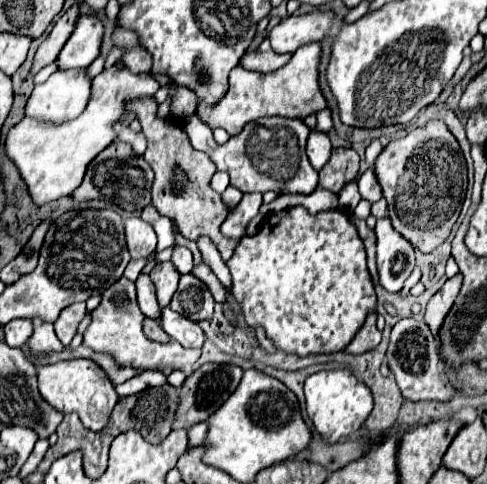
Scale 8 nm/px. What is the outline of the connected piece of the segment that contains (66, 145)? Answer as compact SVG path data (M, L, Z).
M111 67L93 79L89 103L77 119L61 125L45 125L23 117L15 127L11 127L5 141L5 155L19 169L33 203L43 205L71 195L73 189L81 185L89 161L115 141L111 125L123 117L125 101L141 95L155 95L157 89L159 83L153 75L133 75L129 69Z

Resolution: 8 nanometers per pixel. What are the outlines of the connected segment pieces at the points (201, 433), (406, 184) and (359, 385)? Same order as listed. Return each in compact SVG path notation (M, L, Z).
M207 421L193 425L193 427L191 427L191 431L189 431L189 441L191 441L191 447L193 447L193 445L203 443L203 441L205 441L205 437L207 437L207 431L209 431Z
M429 121L403 139L391 141L375 161L375 173L387 199L389 219L423 253L439 247L451 233L467 191L467 165L459 141L443 121Z
M347 369L313 373L305 381L305 399L307 399L307 415L313 421L315 431L327 437L329 443L345 441L347 437L357 433L363 427L369 413L373 411L371 389Z

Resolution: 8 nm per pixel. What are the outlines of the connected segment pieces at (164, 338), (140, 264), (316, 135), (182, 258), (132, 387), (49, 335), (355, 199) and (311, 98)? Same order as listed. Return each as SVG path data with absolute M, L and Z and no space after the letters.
M147 319L145 323L143 323L143 329L145 329L145 333L149 335L149 339L153 339L153 341L159 341L159 343L167 343L171 337L161 329L161 325L159 325L159 321L155 321L155 319Z
M139 259L139 261L129 261L129 265L125 267L125 277L127 279L131 279L131 281L135 281L137 279L137 275L141 273L141 269L145 267L145 263L147 263L147 259Z
M311 131L309 139L307 139L307 157L311 161L311 165L315 169L321 169L329 155L331 155L331 141L327 137L327 133L319 133L319 131Z
M177 245L171 261L173 261L173 265L177 267L179 273L191 273L191 269L193 269L193 253L187 247Z
M145 369L141 373L137 373L135 377L127 379L125 383L119 383L115 389L119 393L119 397L127 397L127 395L135 395L147 387L157 387L157 385L165 385L167 383L167 375L161 371L151 371Z
M33 319L33 323L35 323L33 335L27 341L27 349L29 349L31 357L41 359L41 357L49 357L51 353L63 351L63 343L57 341L57 335L55 335L51 323L45 323L41 319Z
M357 179L345 183L343 189L339 191L339 207L345 213L351 213L355 209L355 205L359 203L359 199L361 199L361 195L359 195L359 189L357 189Z
M321 43L301 45L291 61L273 73L253 73L237 65L229 73L229 89L227 93L213 105L199 101L197 117L209 127L223 127L227 133L237 135L245 123L255 121L265 115L283 115L283 117L307 117L319 109L327 107L327 99L319 87L319 61L321 61Z

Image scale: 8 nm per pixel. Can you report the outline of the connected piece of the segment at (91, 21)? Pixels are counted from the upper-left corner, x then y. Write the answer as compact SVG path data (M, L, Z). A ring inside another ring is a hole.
M83 15L77 19L75 31L63 45L57 57L57 69L85 69L99 57L99 45L103 37L103 23L93 15Z

